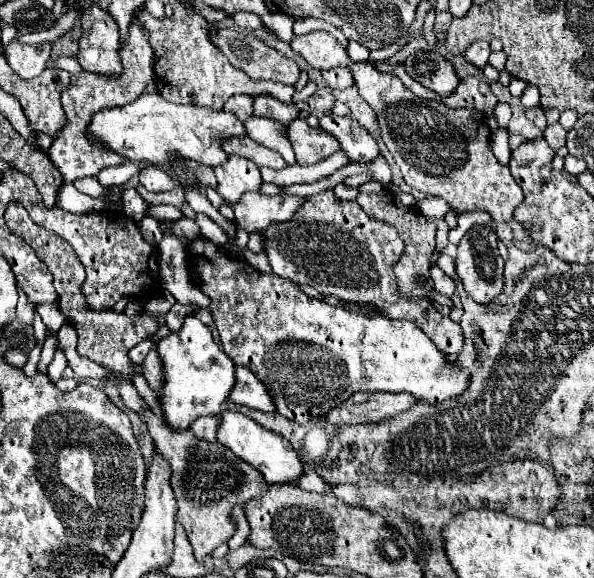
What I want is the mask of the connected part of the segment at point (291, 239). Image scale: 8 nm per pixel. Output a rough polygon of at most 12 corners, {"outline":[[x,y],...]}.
{"outline":[[334,190],[268,226],[276,276],[410,320],[442,354],[462,328],[404,298],[394,226]]}

